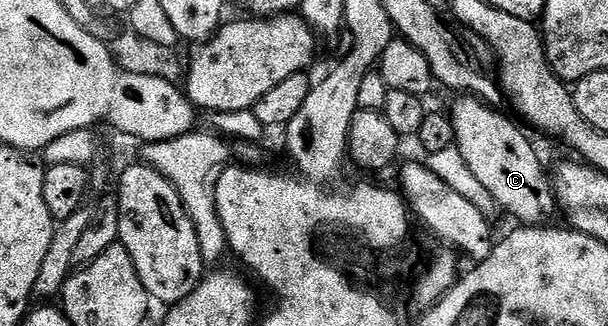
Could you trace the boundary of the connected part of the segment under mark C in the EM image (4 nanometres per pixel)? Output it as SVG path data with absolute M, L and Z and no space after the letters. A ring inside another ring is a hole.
M460 97L450 110L450 118L454 125L455 147L458 153L462 153L466 165L478 177L478 182L494 197L497 208L501 212L509 211L514 218L520 219L524 225L544 225L549 222L552 214L557 214L558 208L555 203L555 195L552 192L549 172L544 172L544 167L540 164L540 155L536 152L536 147L524 136L525 128L521 126L515 118L507 119L502 112L496 111L495 106L484 103L475 97Z

